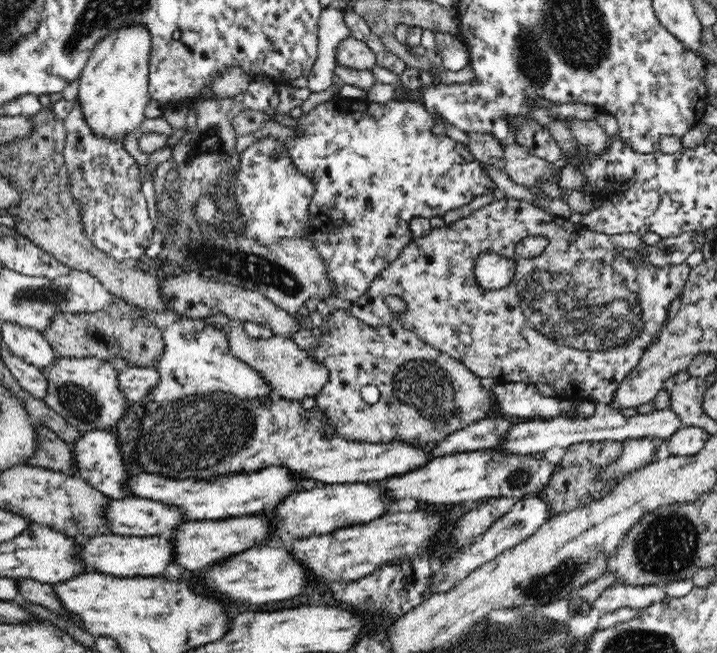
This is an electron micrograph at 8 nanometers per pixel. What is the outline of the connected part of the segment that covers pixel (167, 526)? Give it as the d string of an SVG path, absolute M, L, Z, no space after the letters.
M128 496L104 506L106 530L125 537L167 535L182 523L180 509L162 502Z

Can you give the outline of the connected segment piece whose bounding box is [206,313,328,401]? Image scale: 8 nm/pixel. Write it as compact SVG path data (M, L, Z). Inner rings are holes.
M222 313L208 316L208 323L220 325L228 331L228 340L231 353L254 370L258 371L268 387L272 389L274 397L301 401L306 396L316 396L318 390L328 382L328 368L322 363L316 363L308 357L308 353L301 349L291 338L275 335L274 337L254 338L245 334L244 328L238 321L226 318Z

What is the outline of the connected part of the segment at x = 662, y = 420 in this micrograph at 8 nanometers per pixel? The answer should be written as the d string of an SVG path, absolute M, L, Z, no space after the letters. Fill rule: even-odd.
M600 404L600 410L596 410L590 417L558 417L553 419L533 419L525 420L520 423L511 424L504 438L498 440L494 448L488 448L492 453L502 453L502 455L537 455L543 454L550 448L566 448L570 444L584 441L625 441L626 439L650 439L667 442L669 438L683 427L681 418L670 409L656 409L651 413L626 417L619 410L608 407L607 404Z

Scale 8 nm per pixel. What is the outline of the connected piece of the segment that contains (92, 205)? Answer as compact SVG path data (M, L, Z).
M78 99L73 102L73 108L65 118L64 126L67 132L67 139L63 150L65 165L69 174L70 187L74 199L82 205L82 223L84 223L85 235L94 243L99 250L102 250L108 257L115 261L135 263L146 256L147 248L152 244L154 226L150 221L148 202L141 190L138 179L138 164L136 160L124 149L120 141L110 141L96 137L88 129L84 122L80 103Z

